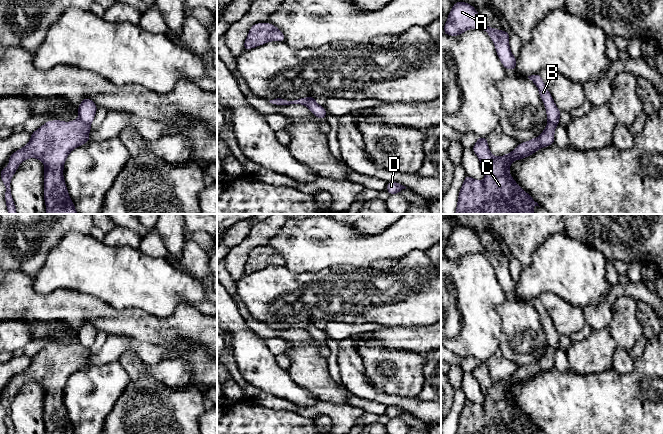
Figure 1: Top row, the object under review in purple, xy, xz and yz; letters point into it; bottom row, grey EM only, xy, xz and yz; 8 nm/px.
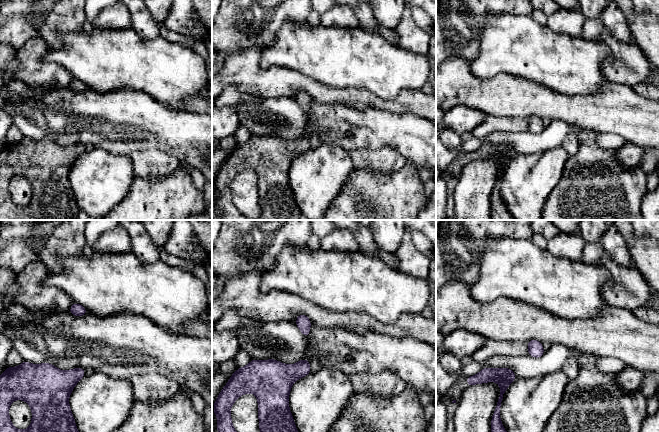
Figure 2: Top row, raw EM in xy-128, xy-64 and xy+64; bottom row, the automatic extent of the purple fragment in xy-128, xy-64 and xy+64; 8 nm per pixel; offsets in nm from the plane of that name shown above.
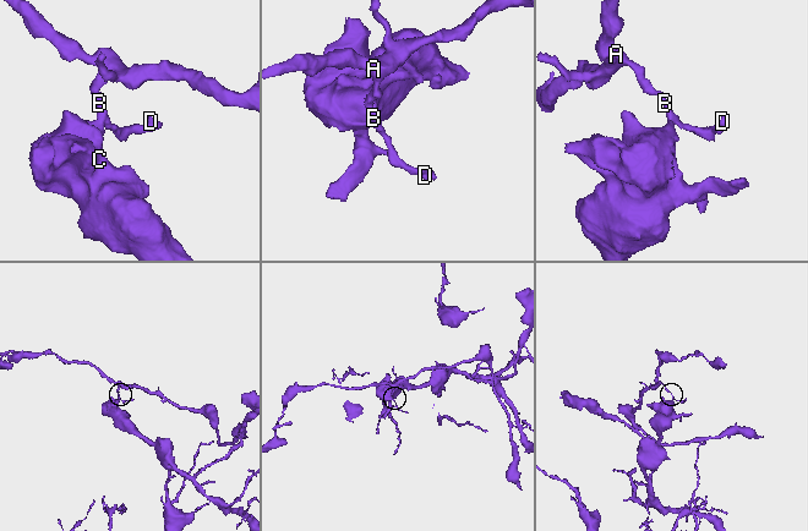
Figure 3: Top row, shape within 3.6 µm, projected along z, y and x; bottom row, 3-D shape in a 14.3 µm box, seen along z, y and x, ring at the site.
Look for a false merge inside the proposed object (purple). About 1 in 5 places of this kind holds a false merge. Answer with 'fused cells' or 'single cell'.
fused cells

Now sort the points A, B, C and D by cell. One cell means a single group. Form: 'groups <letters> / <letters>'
groups A B D / C

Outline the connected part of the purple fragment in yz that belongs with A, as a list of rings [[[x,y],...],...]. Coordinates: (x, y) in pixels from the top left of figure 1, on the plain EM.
[[[463,225],[456,226],[444,249],[444,257],[450,260],[458,260],[468,253],[477,252],[483,253],[489,258],[505,294],[512,293],[515,295],[516,281],[511,277],[508,255],[486,250],[472,229]]]

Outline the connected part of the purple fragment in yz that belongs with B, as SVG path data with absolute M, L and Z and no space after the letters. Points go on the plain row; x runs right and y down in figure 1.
M534 298L528 300L528 302L534 306L534 308L537 310L539 314L540 321L546 332L548 346L551 346L556 350L559 349L561 335L555 329L553 322L550 316L548 315L547 311L545 310L541 300L539 298Z

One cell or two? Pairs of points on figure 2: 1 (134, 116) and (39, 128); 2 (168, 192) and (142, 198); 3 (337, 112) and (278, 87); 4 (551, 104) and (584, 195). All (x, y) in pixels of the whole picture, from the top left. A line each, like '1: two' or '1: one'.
1: one
2: one
3: two
4: two

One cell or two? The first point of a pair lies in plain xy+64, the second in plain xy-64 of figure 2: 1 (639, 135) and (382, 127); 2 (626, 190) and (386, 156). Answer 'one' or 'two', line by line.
1: two
2: two

